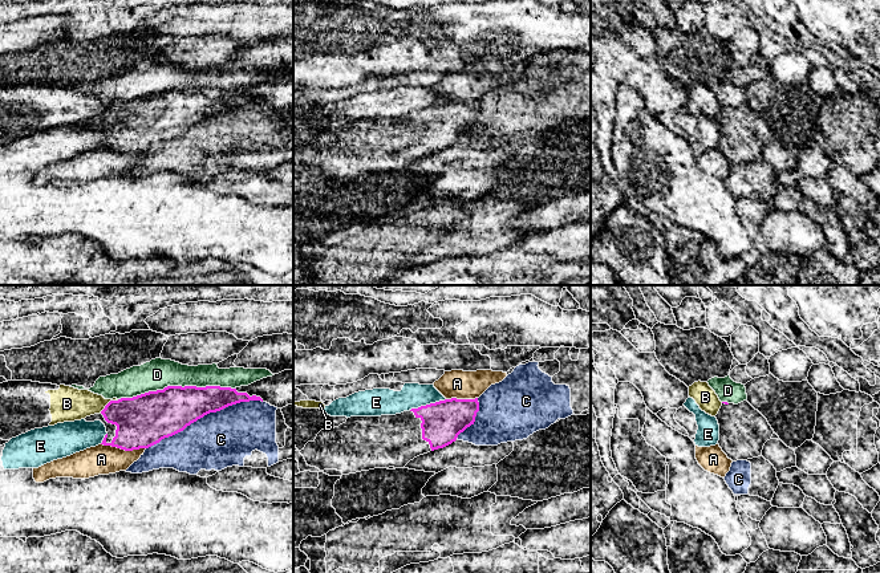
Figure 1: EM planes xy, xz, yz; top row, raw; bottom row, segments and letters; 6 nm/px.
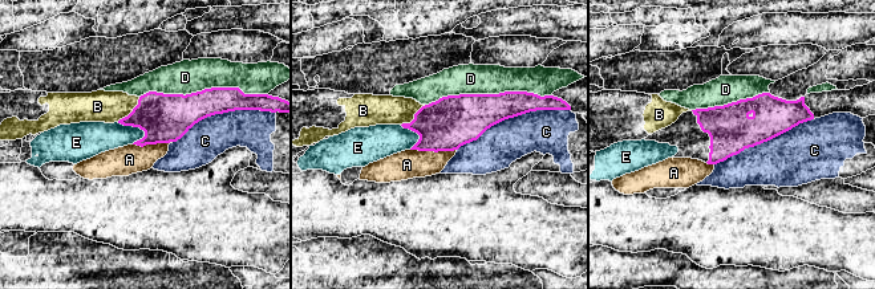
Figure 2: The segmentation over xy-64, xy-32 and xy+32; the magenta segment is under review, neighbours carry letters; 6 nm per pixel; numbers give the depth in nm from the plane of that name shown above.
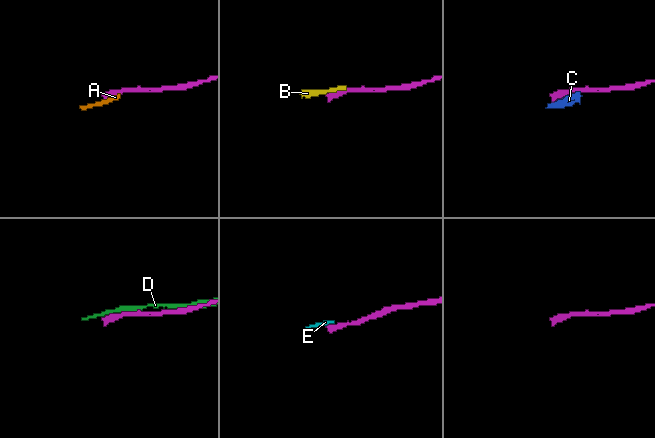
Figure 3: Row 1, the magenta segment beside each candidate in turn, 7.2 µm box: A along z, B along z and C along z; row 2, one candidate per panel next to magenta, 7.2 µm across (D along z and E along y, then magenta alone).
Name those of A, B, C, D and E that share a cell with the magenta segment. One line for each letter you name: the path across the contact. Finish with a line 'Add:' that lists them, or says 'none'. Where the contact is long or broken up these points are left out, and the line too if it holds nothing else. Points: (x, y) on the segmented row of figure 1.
Add: none

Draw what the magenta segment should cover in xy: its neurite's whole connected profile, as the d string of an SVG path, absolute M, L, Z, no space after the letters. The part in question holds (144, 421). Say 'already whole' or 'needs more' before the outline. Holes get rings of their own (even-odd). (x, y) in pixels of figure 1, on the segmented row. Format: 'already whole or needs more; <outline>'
needs more; M167 386L110 401L100 414L86 416L85 420L101 420L105 424L108 434L101 444L133 451L149 448L210 413L250 401L263 402L260 397L250 397L231 387Z

